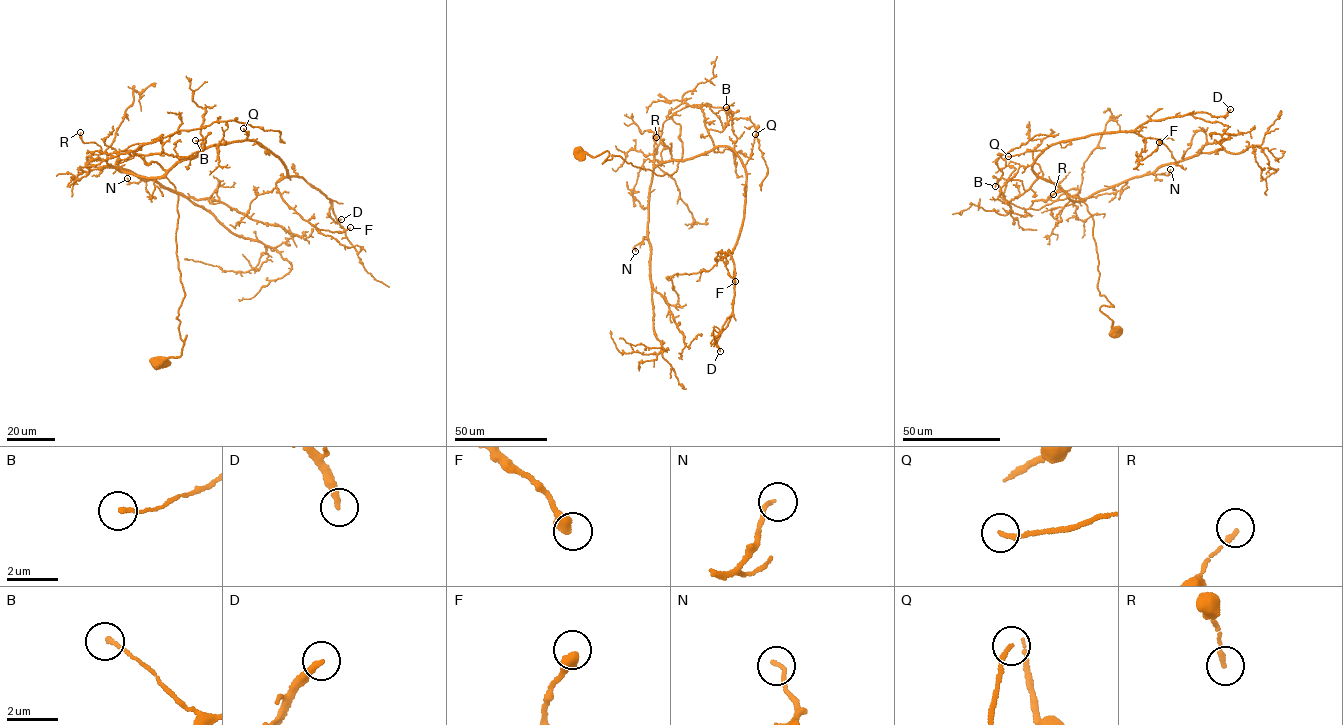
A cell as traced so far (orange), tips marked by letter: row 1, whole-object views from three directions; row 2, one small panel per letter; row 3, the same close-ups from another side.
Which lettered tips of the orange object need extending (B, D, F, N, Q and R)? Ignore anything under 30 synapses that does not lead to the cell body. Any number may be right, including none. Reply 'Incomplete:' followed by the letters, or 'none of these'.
Incomplete: D

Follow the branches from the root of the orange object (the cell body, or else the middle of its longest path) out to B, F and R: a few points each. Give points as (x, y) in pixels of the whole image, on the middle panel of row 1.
B: (576, 151), (671, 175), (713, 148), (708, 131), (722, 131), (726, 107)
F: (576, 151), (661, 176), (733, 150), (744, 216), (732, 250), (715, 259), (720, 251), (735, 281)
R: (576, 151), (672, 174), (680, 125), (664, 121), (656, 154), (656, 137)

